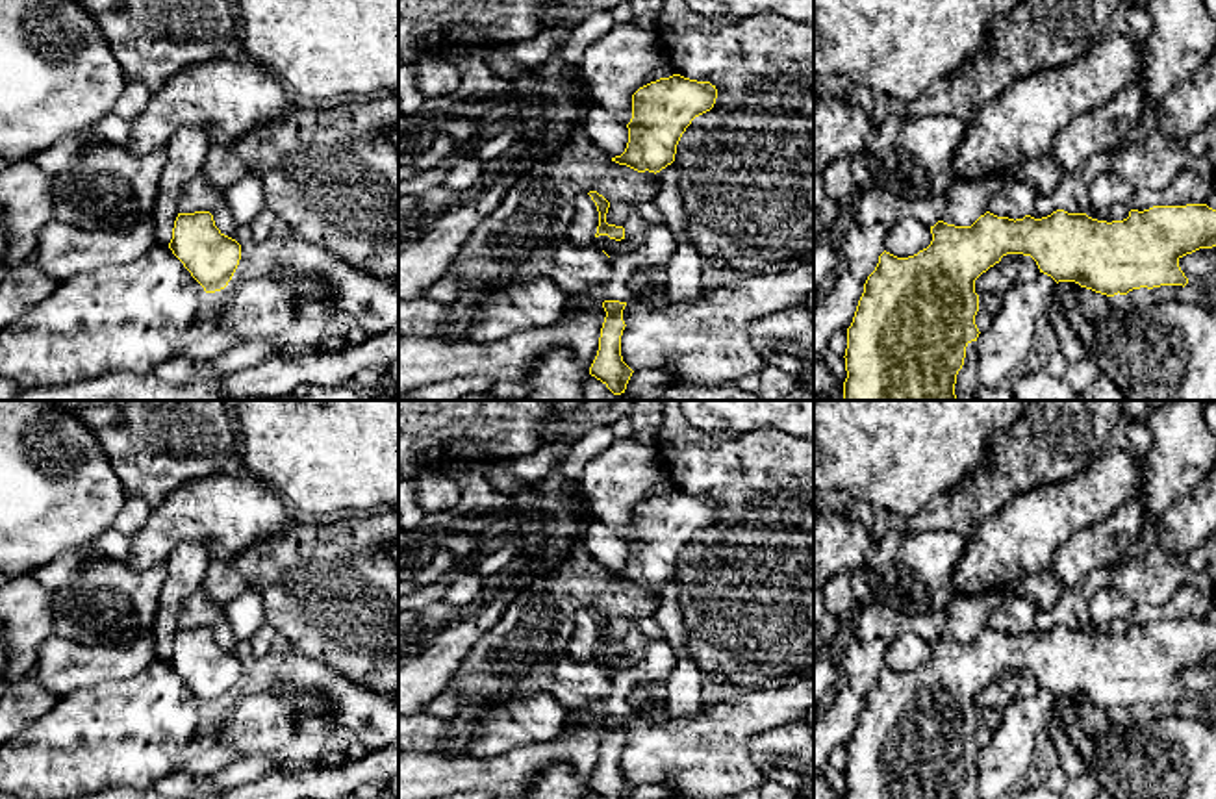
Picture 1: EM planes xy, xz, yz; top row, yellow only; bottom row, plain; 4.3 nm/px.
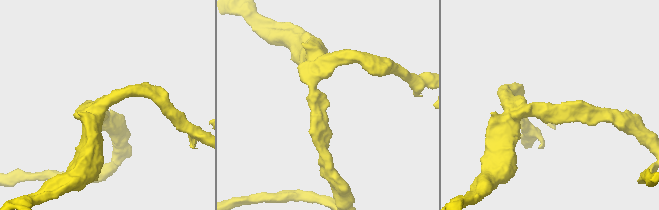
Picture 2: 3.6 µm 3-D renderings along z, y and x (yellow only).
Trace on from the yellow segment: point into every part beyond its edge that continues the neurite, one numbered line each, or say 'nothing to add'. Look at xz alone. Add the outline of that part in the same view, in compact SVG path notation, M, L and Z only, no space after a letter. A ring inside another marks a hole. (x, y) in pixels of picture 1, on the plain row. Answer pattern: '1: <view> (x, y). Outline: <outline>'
nothing to add

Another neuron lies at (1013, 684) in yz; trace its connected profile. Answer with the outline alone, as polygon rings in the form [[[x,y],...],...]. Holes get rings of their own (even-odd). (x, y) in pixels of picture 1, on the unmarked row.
[[[1007,669],[975,695],[975,708],[1005,708],[1007,704],[1040,690],[1036,677],[1023,669]]]

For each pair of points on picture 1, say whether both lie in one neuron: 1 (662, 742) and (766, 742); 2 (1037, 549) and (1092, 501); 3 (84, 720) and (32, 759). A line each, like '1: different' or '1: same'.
1: different
2: same
3: same

